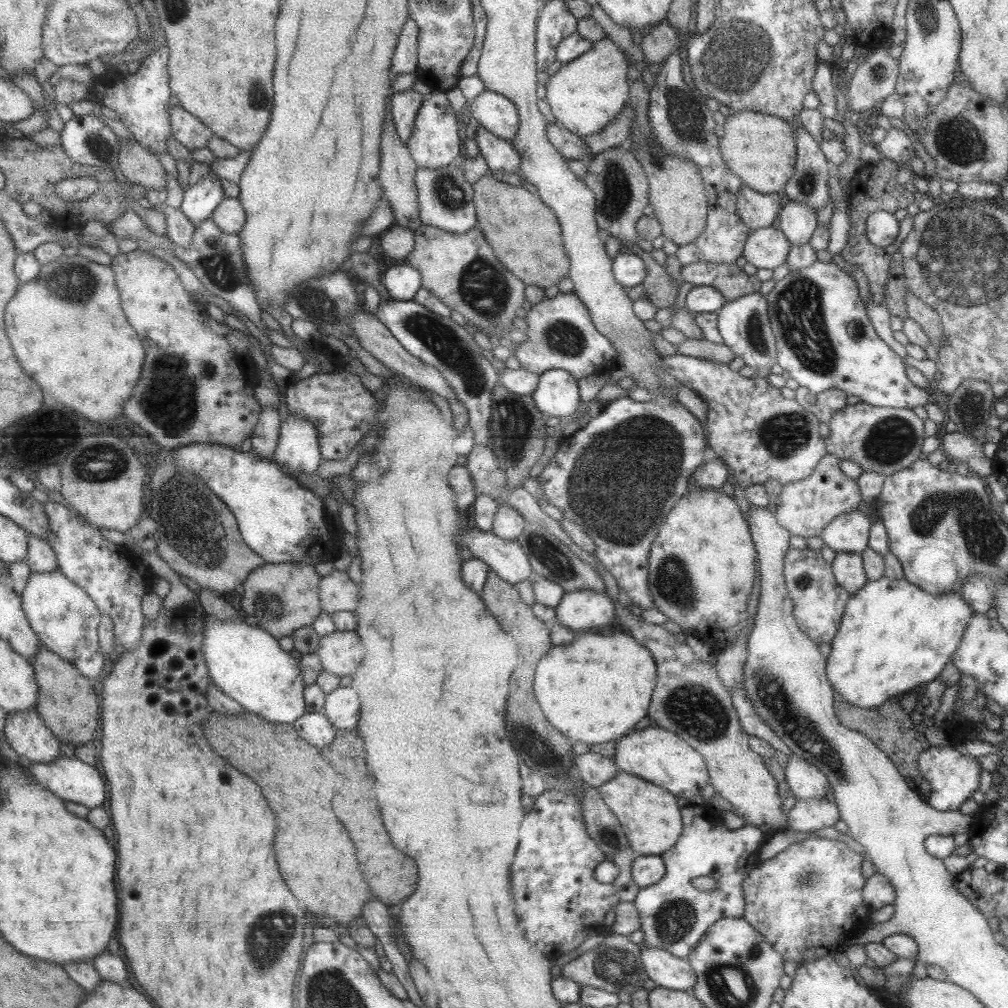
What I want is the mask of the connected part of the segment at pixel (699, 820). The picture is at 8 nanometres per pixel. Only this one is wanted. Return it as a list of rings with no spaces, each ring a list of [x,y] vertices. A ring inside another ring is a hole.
[[[699,802],[683,803],[680,807],[682,831],[672,848],[660,856],[664,863],[665,872],[655,883],[638,888],[636,897],[632,900],[641,923],[640,930],[644,934],[642,944],[646,947],[655,947],[666,950],[676,957],[686,957],[697,946],[707,927],[721,918],[739,918],[744,911],[742,882],[749,871],[760,863],[759,850],[765,842],[765,835],[751,825],[729,830],[721,824],[713,824],[701,812]],[[696,876],[710,876],[717,882],[717,889],[706,893],[695,889],[689,881]]]

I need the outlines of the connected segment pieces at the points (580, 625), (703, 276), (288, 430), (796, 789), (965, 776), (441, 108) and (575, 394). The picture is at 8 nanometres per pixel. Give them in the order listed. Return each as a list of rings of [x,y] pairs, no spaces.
[[[577,590],[566,592],[554,608],[557,622],[571,630],[615,626],[614,603],[605,592]]]
[[[698,261],[681,267],[681,280],[694,287],[715,288],[725,301],[733,301],[741,296],[758,292],[761,282],[755,276],[747,276],[736,264],[712,264]]]
[[[288,414],[280,424],[272,461],[286,472],[313,474],[321,459],[315,427],[300,416]]]
[[[795,755],[784,767],[784,778],[796,800],[821,800],[829,790],[825,776],[815,766],[805,763]]]
[[[957,740],[949,745],[929,746],[917,757],[919,776],[925,778],[929,784],[928,805],[938,811],[955,811],[962,802],[971,798],[972,793],[978,789],[979,776],[982,768],[977,763],[977,758],[963,756],[955,749]]]
[[[431,90],[423,98],[414,118],[413,132],[406,142],[417,167],[437,168],[455,163],[462,152],[463,142],[457,136],[457,113],[451,108],[444,91]]]
[[[560,369],[539,375],[537,386],[530,395],[537,410],[545,418],[556,416],[559,419],[569,419],[580,401],[577,380]]]

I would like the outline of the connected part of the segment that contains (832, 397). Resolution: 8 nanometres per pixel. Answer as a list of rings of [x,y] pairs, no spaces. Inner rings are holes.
[[[804,387],[795,390],[795,400],[805,410],[812,412],[823,424],[828,424],[834,412],[841,410],[845,404],[847,394],[839,389],[828,389],[824,392],[811,394]]]

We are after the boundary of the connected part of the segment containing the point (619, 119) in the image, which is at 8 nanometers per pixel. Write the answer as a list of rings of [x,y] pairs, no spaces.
[[[624,105],[619,114],[616,114],[599,132],[591,136],[581,136],[587,145],[590,156],[599,154],[608,148],[622,146],[630,136],[634,118],[634,108]]]

